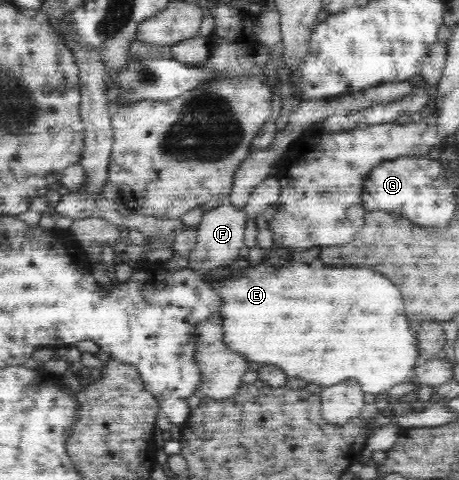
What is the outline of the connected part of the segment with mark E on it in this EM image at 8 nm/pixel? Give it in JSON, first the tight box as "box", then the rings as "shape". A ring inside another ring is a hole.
{"box":[215,262,419,395],"shape":[[[293,262],[282,267],[279,271],[275,271],[273,275],[271,273],[271,271],[267,270],[267,267],[260,267],[257,264],[257,267],[253,267],[253,269],[249,267],[245,275],[215,283],[215,292],[223,295],[223,305],[218,308],[217,312],[223,319],[223,328],[226,329],[226,343],[229,345],[230,351],[245,355],[249,362],[260,366],[276,365],[284,371],[284,374],[289,379],[299,377],[299,379],[303,379],[307,383],[316,383],[323,388],[347,381],[347,379],[355,379],[361,384],[364,394],[371,393],[371,395],[375,395],[375,393],[381,393],[381,391],[387,392],[393,385],[396,386],[398,383],[403,383],[409,379],[411,369],[419,361],[419,359],[415,359],[417,357],[417,341],[411,335],[409,323],[405,319],[405,313],[403,313],[401,293],[385,275],[379,275],[379,273],[375,273],[371,269],[363,269],[363,267],[321,267],[321,269],[315,271],[309,265],[303,265],[303,263],[295,263],[293,265]]]}

